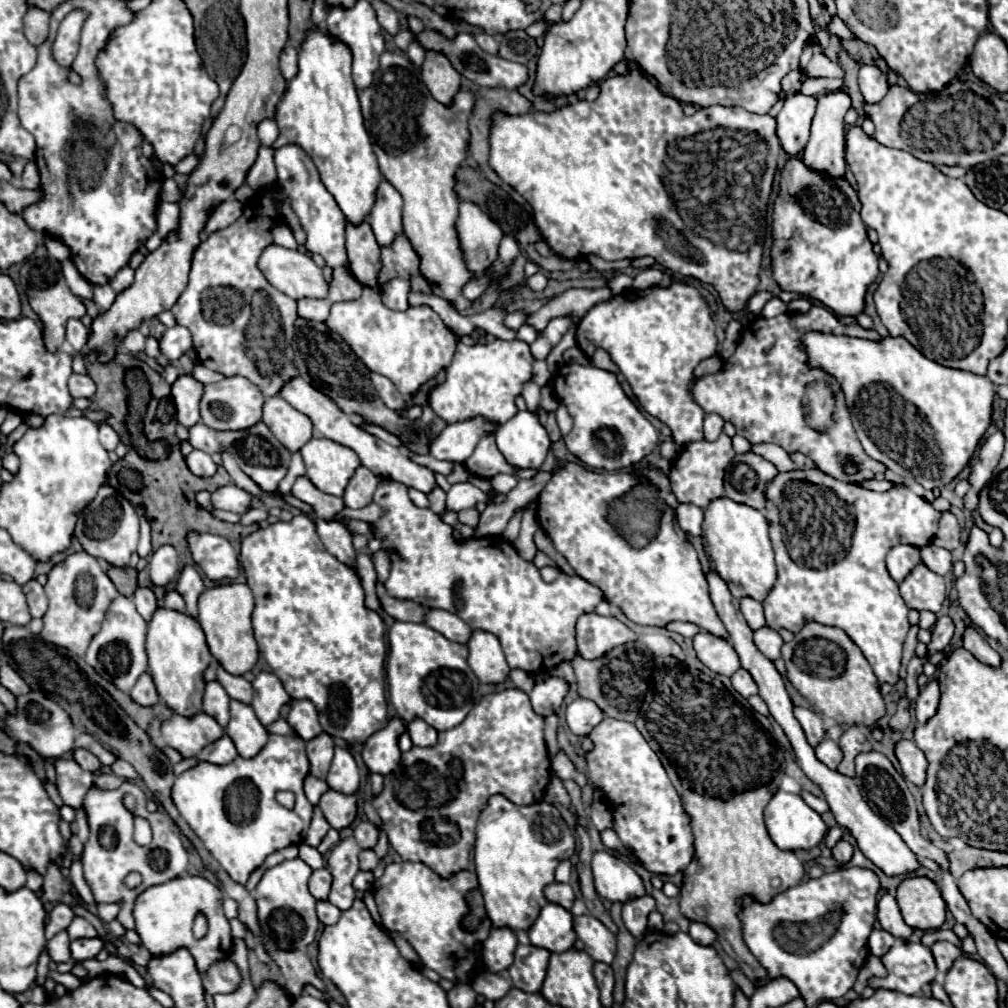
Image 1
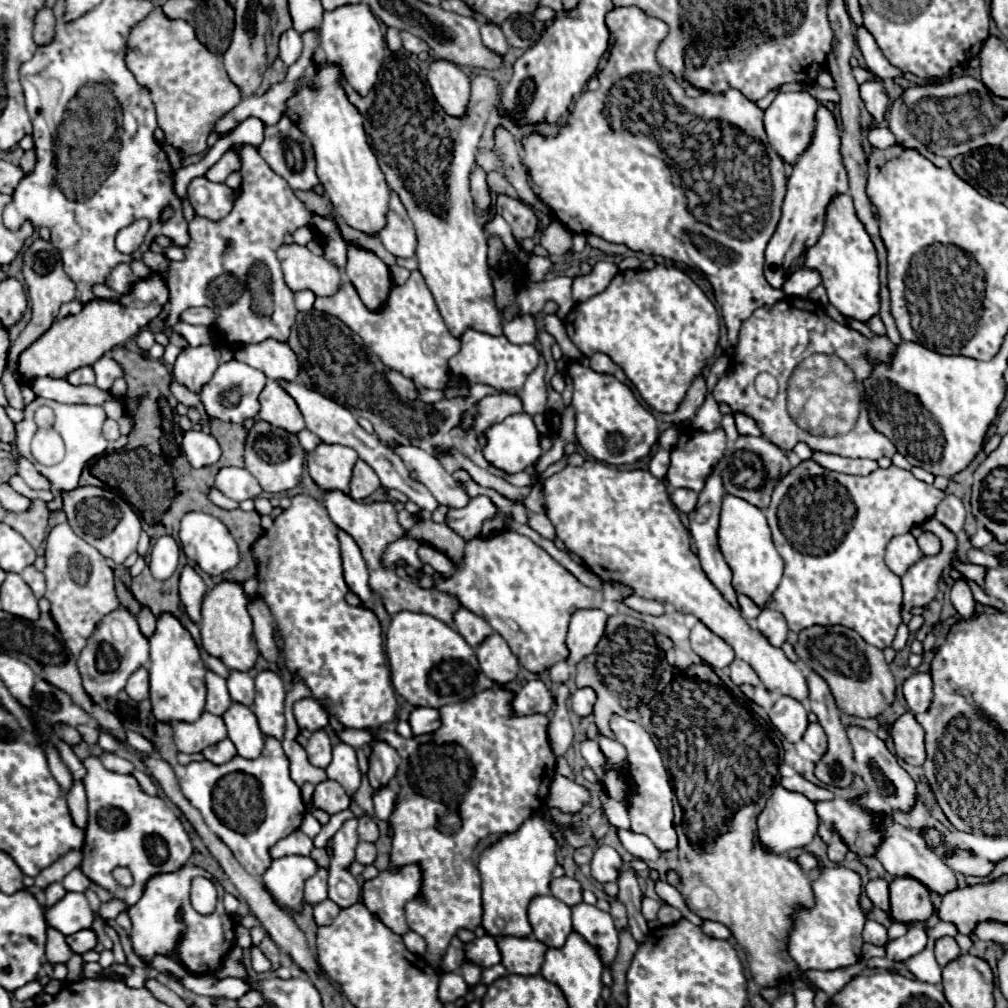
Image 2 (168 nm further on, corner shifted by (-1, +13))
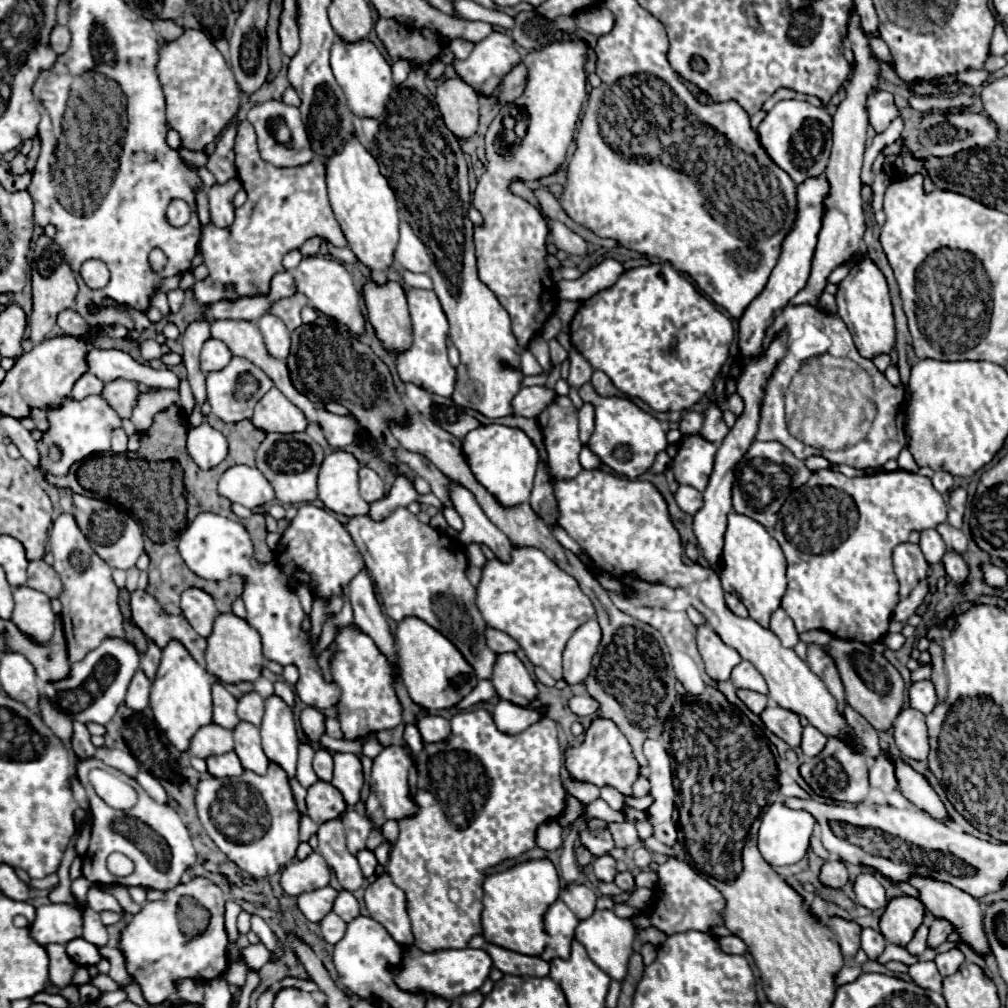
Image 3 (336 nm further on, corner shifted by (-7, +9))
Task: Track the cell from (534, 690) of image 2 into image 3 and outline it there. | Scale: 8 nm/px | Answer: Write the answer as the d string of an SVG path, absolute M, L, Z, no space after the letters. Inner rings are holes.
M498 702L494 712L494 724L500 732L504 734L518 734L518 732L524 732L528 726L532 726L534 722L540 720L540 714L530 710L530 708L522 708L522 706L516 706L512 702Z

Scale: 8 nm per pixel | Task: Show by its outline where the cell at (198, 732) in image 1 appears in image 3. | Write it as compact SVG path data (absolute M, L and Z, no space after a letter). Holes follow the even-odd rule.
M218 724L202 726L190 742L190 754L198 756L198 758L208 758L214 754L226 754L232 750L234 750L232 732L218 726Z

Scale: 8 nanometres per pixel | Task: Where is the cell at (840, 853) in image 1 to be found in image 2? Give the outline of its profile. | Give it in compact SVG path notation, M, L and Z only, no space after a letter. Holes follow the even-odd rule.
M838 838L836 842L830 842L830 844L828 844L828 858L830 858L832 862L840 862L840 860L844 860L846 852L848 852L848 846L846 846L840 838Z

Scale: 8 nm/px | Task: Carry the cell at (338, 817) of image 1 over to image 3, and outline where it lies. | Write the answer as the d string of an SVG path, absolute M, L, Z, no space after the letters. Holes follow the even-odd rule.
M318 780L308 788L306 796L306 814L316 822L322 824L332 818L340 818L346 812L346 802L342 794L328 782Z

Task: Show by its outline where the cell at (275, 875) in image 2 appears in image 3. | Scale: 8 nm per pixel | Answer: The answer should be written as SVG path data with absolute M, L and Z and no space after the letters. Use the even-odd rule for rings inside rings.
M312 852L304 860L294 860L282 870L282 888L290 896L298 896L322 886L328 886L330 882L330 866L328 862L318 854Z

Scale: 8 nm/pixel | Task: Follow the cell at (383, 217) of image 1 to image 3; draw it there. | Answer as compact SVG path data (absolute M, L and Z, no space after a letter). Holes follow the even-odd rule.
M400 224L400 242L394 254L394 262L410 272L428 272L430 270L430 254L418 236L412 232L410 224Z

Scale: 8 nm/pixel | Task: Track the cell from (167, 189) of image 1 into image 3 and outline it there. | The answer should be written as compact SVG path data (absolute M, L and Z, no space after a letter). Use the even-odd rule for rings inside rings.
M238 178L228 180L226 184L214 184L208 190L208 200L210 200L210 218L212 224L218 228L226 228L234 222L234 206L232 198L234 194L242 188Z

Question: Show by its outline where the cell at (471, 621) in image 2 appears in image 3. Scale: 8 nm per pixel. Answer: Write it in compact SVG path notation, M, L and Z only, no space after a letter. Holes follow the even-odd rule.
M488 628L486 630L486 642L490 646L490 650L494 650L496 654L504 654L504 652L518 652L520 644L508 636L506 632L500 632L500 630L494 630L494 628Z

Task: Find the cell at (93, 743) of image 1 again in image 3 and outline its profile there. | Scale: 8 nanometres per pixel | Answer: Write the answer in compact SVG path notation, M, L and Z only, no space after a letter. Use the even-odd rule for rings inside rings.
M74 722L74 736L72 736L70 744L72 744L74 754L76 754L80 760L94 756L94 750L96 750L96 748L92 746L92 742L90 742L90 732L86 730L86 726L84 726L82 722Z

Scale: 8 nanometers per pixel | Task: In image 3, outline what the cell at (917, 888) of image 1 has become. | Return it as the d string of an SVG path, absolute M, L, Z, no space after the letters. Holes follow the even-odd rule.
M900 896L888 902L878 924L880 924L882 936L886 936L888 942L904 948L912 940L922 920L924 920L922 902L912 896Z

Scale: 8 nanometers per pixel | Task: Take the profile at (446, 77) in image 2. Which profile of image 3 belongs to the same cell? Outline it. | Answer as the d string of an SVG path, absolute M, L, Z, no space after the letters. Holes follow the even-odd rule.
M450 78L438 86L436 104L440 108L442 120L458 140L466 142L478 130L478 94L460 78Z

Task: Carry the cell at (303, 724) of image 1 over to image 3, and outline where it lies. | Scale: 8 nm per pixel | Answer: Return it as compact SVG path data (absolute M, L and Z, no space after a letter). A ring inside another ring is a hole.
M304 708L300 714L300 726L310 742L318 742L324 734L324 714L316 708Z

